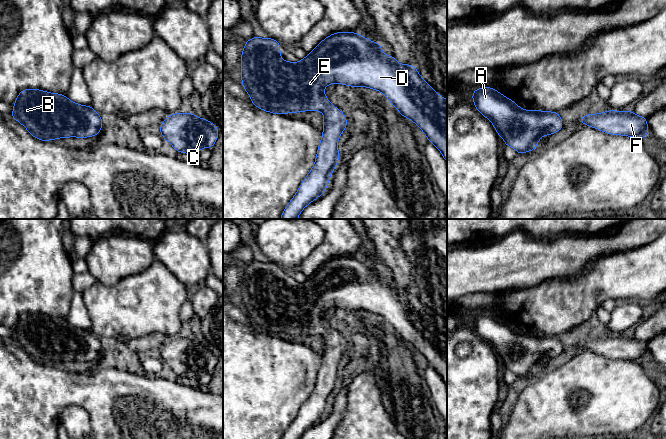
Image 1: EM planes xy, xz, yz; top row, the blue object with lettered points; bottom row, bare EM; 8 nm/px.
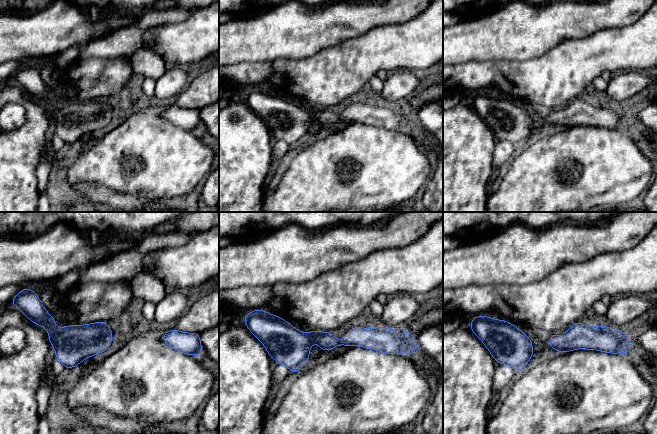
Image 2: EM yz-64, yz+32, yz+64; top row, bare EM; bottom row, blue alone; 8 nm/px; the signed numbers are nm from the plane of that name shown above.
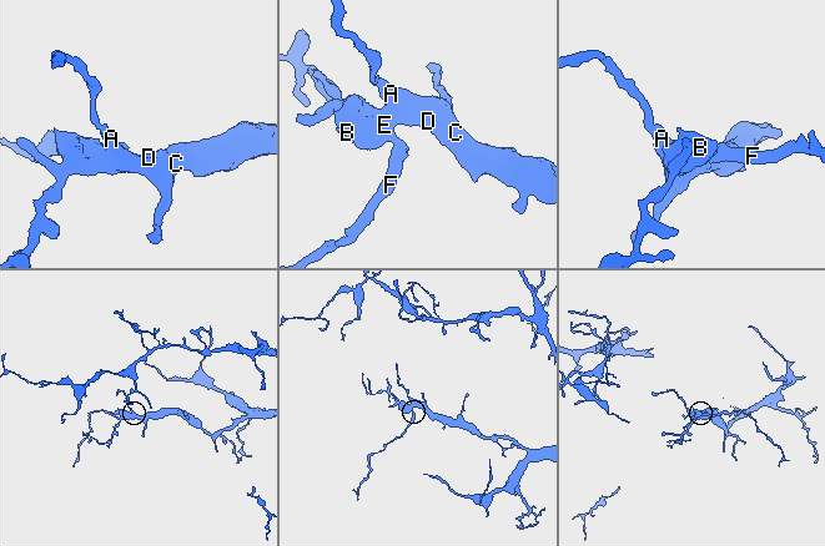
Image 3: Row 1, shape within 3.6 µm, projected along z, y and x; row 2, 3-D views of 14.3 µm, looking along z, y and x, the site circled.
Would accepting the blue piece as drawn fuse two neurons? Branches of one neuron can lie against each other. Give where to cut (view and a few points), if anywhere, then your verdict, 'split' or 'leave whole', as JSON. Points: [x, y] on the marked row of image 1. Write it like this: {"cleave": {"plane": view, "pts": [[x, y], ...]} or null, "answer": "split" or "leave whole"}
{"cleave": null, "answer": "leave whole"}

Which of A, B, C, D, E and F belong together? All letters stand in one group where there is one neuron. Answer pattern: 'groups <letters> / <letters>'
groups A B C D E F

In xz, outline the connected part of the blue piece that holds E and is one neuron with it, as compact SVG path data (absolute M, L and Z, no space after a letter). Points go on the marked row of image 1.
M336 32L295 64L291 59L289 63L281 59L280 42L277 40L254 36L246 41L241 56L241 83L257 108L282 115L318 110L324 114L323 135L314 166L280 219L297 219L308 204L324 193L341 156L337 142L347 127L347 119L342 111L329 103L324 94L323 90L328 84L368 87L382 92L403 117L412 120L425 133L447 163L447 100L429 86L414 65L398 64L393 55L383 55L382 49L378 42L372 42L356 32Z

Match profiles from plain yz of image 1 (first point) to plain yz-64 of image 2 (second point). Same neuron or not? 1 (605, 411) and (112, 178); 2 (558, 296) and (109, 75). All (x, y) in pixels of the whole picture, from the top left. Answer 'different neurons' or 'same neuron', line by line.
1: same neuron
2: different neurons

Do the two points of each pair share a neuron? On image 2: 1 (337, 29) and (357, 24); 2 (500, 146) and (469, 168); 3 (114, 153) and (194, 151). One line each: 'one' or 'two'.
1: one
2: two
3: one

